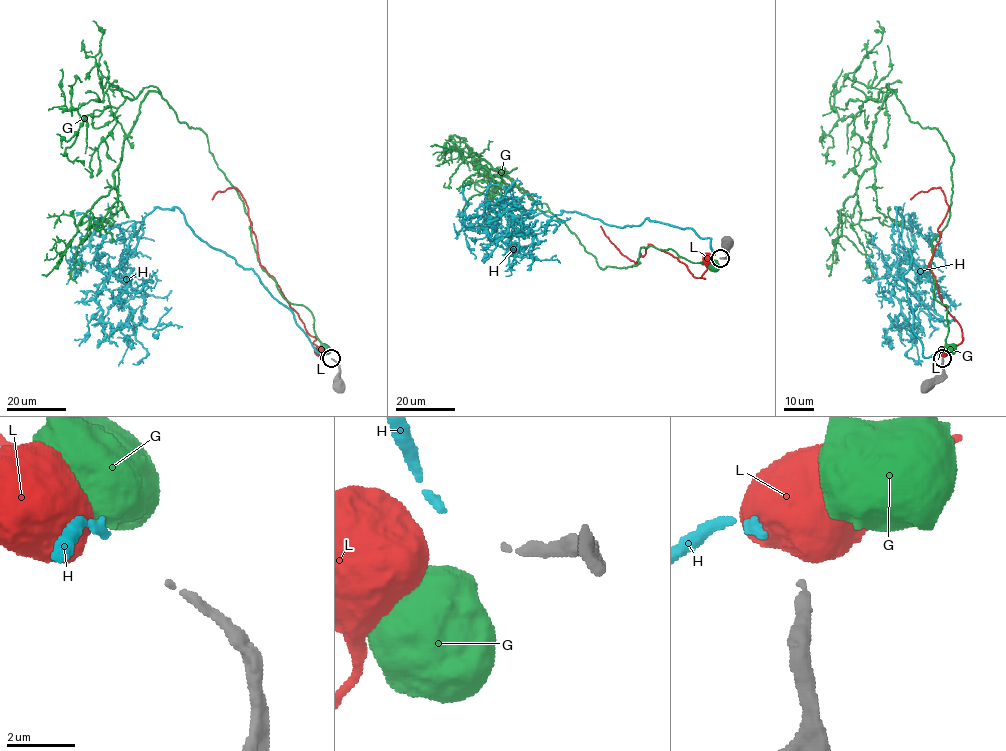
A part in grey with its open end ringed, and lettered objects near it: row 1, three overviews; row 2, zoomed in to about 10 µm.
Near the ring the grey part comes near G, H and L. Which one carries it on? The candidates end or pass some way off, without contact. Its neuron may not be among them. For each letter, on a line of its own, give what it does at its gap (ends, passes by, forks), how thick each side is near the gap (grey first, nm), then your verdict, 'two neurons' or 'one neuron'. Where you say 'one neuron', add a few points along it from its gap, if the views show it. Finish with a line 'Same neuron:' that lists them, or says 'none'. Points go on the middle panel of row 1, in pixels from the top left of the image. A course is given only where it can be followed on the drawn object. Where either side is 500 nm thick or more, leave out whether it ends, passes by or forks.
G: 200 nm thick on the grey side, 850 nm on the other; two neurons
H: it ends there; 200 nm thick on the grey side, 260 nm on the other; one neuron; it runs (715, 255), (648, 219), (486, 209), (490, 220), (514, 207), (502, 198), (487, 210)
L: 200 nm thick on the grey side, 850 nm on the other; two neurons
Same neuron: H

